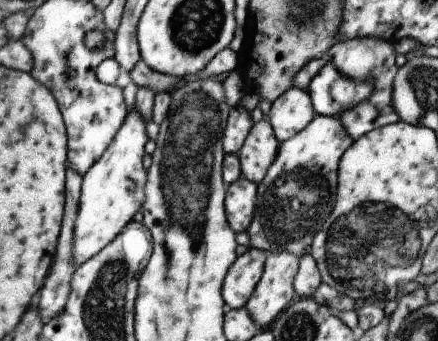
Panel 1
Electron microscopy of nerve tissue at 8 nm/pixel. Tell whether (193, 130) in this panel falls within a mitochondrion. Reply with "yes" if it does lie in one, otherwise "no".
yes

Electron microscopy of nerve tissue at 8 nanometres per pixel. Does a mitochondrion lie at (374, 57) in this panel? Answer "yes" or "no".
no

